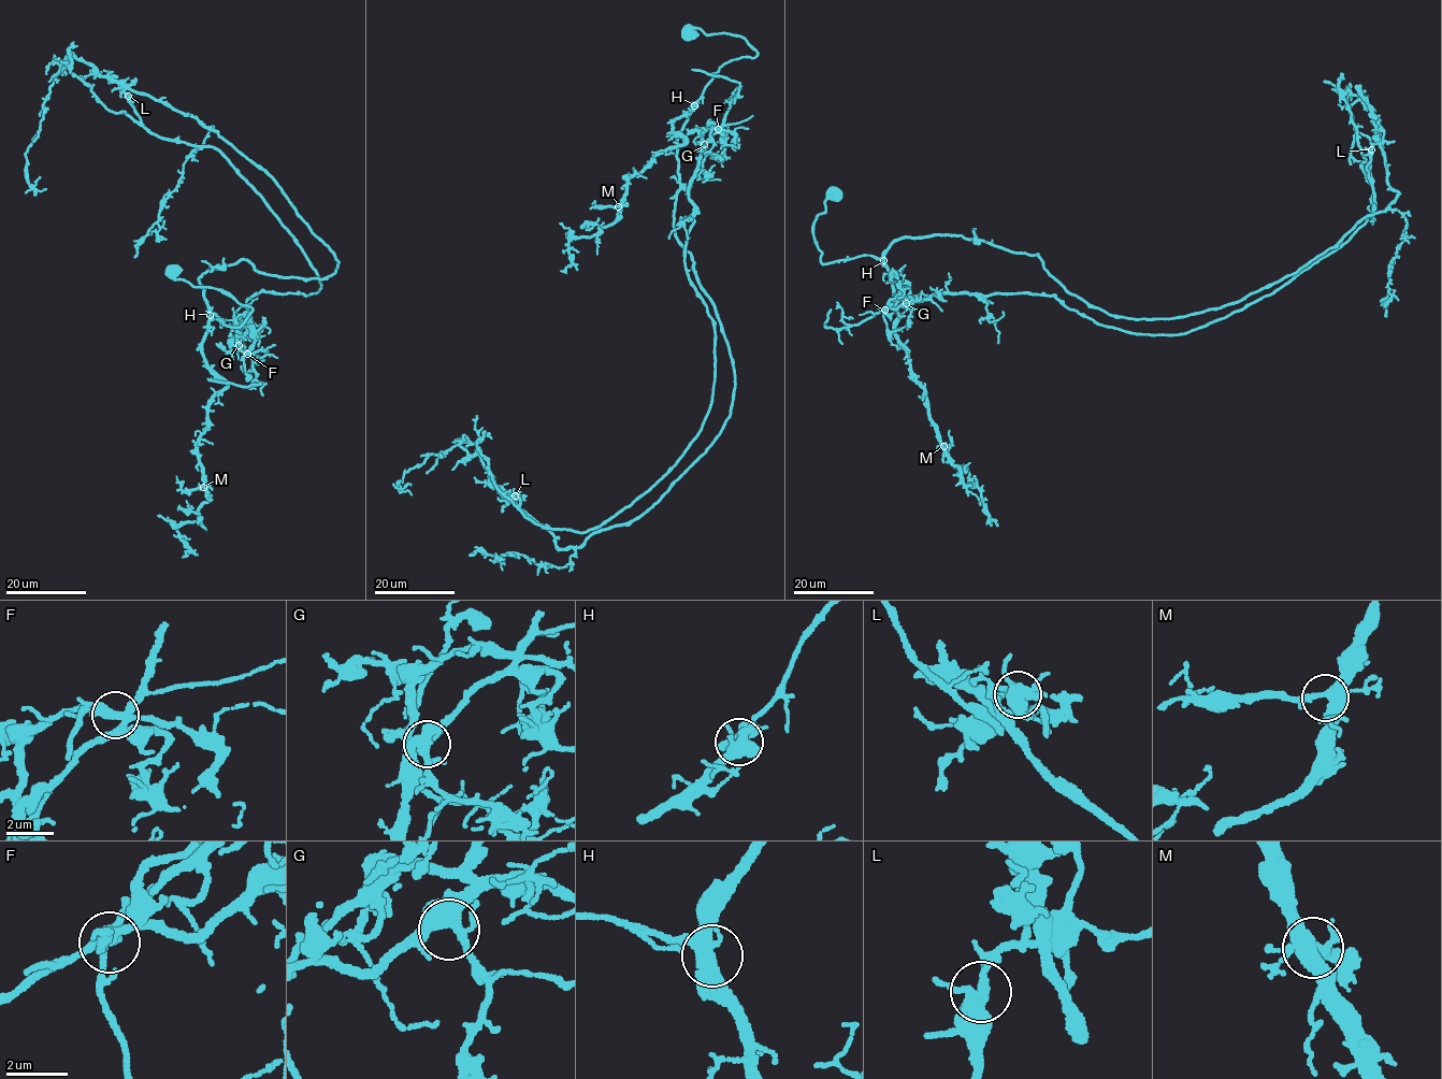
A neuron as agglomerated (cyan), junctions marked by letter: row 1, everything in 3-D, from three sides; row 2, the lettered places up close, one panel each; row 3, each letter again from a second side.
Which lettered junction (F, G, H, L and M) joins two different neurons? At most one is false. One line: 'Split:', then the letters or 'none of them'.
Split: L

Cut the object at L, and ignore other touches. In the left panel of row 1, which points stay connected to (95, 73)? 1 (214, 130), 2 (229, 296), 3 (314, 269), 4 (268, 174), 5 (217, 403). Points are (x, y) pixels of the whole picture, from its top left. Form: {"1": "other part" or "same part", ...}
{"1": "same part", "2": "same part", "3": "other part", "4": "same part", "5": "same part"}

